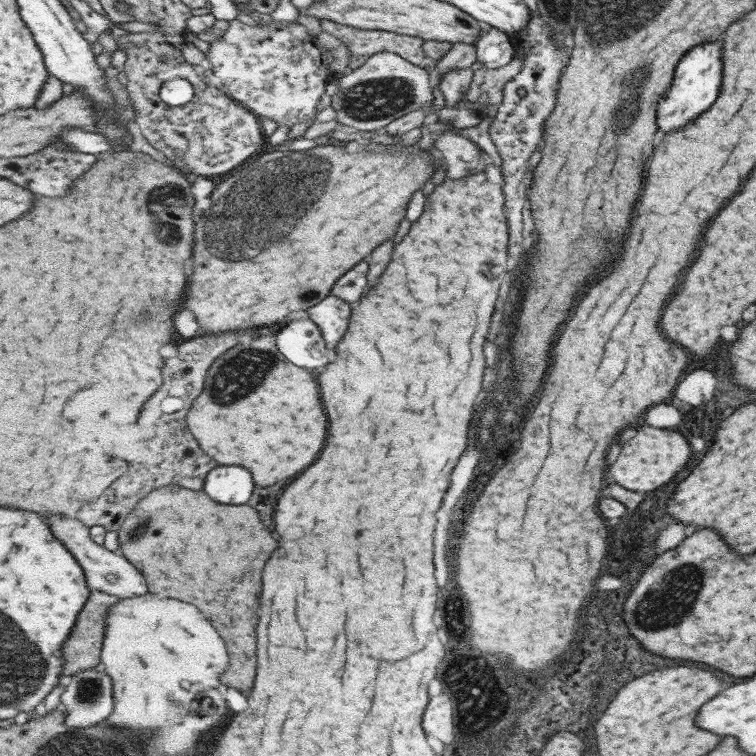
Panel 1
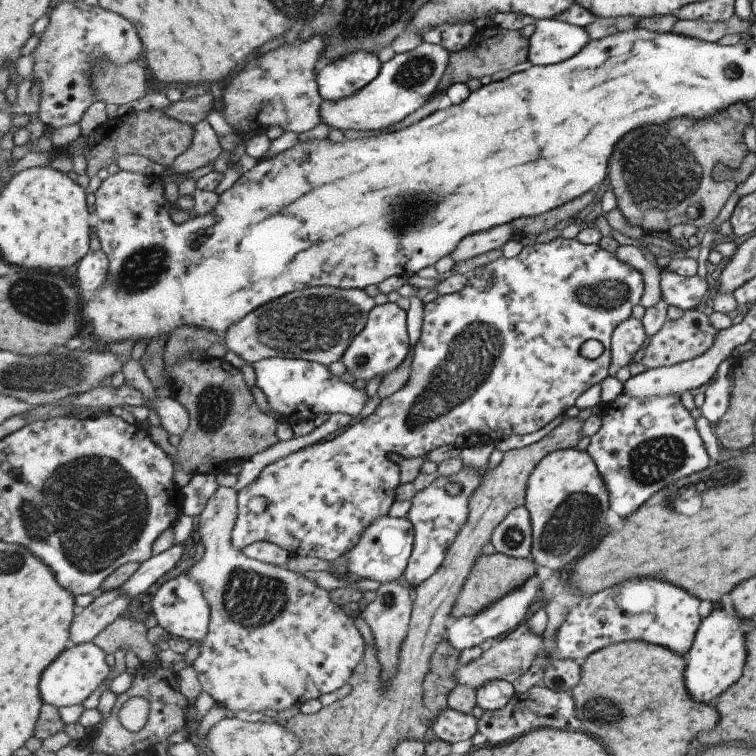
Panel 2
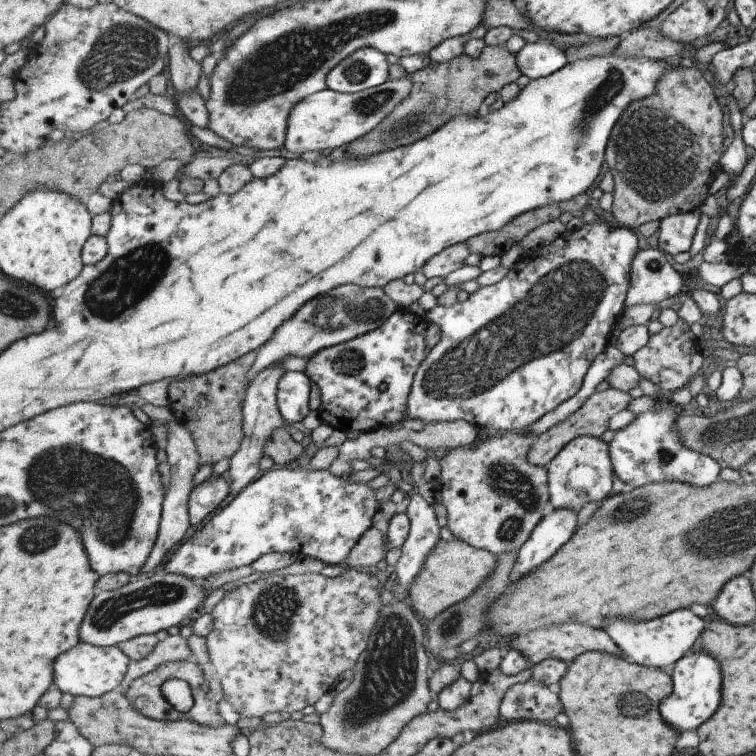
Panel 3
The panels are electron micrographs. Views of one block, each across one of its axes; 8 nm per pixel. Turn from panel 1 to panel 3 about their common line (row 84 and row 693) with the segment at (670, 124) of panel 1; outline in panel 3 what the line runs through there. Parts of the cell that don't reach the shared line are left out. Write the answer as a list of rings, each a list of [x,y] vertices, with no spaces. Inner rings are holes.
[[[691,649],[675,662],[674,671],[671,674],[675,694],[671,694],[661,702],[660,710],[663,720],[667,718],[666,722],[675,726],[674,729],[680,733],[696,729],[703,724],[709,716],[713,716],[719,704],[719,682],[721,682],[719,666],[711,656],[701,652],[703,651]]]

